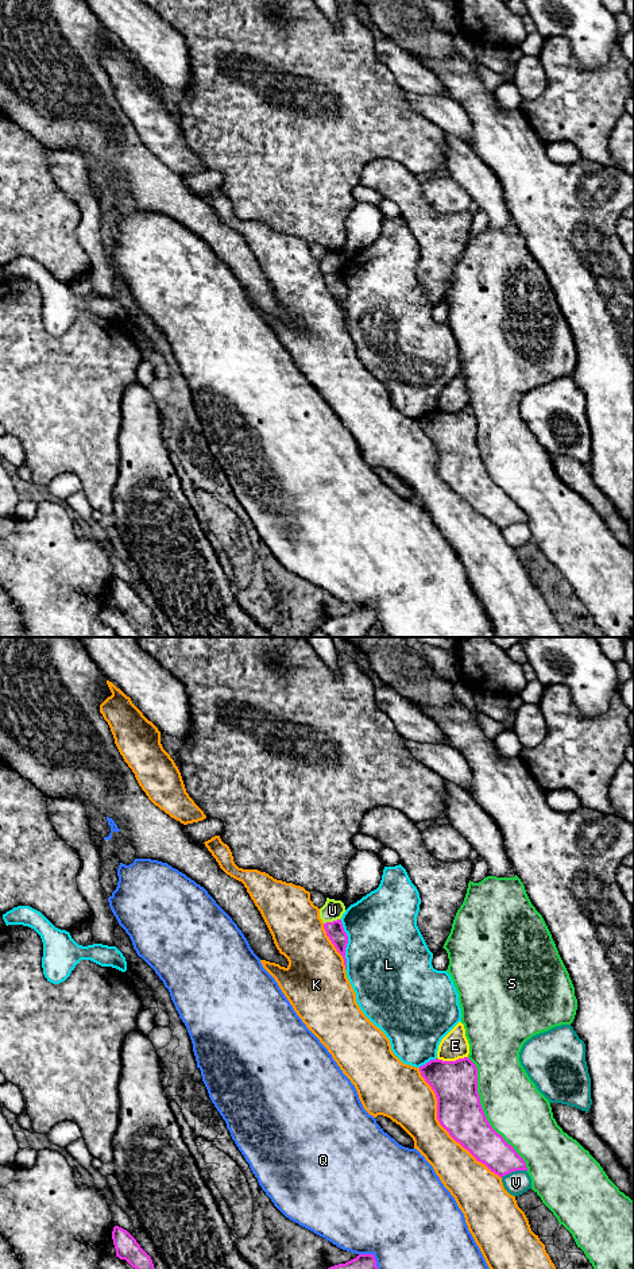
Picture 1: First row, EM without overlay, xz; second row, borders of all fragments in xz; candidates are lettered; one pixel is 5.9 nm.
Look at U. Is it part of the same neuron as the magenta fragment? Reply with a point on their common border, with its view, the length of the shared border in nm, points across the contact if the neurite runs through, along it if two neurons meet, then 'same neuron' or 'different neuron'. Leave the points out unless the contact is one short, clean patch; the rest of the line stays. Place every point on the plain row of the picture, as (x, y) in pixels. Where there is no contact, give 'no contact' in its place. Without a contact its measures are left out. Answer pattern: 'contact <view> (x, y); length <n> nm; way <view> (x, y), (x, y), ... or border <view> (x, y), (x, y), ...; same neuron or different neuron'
contact xz (332, 274); length 110 nm; border xz (340, 270), (324, 276); different neuron

